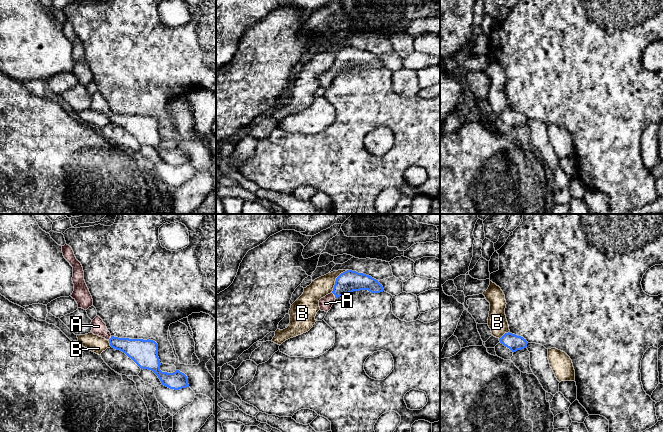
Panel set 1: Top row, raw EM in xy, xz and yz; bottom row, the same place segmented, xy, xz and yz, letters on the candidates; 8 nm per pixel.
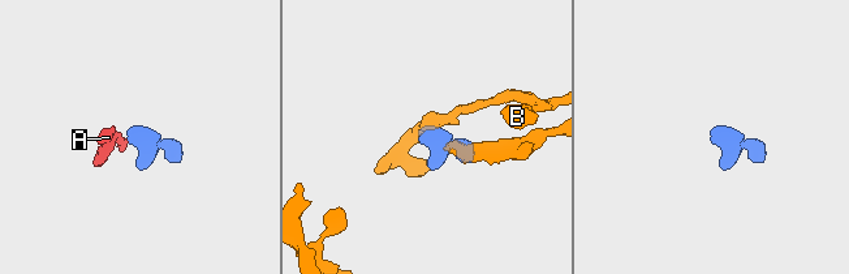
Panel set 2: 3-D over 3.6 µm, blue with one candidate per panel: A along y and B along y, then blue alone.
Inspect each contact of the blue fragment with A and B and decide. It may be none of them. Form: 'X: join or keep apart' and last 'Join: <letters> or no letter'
A: join
B: keep apart
Join: A

